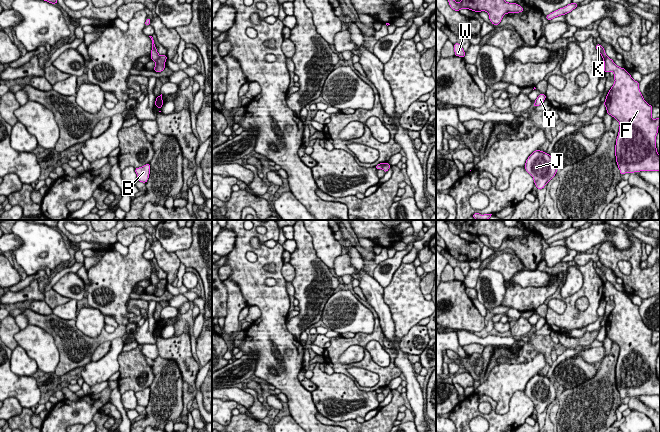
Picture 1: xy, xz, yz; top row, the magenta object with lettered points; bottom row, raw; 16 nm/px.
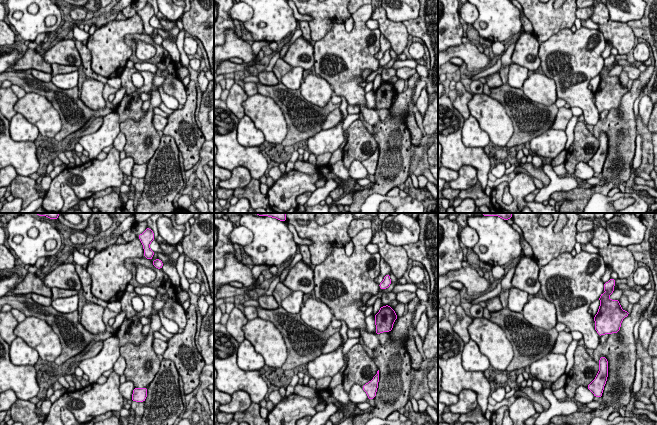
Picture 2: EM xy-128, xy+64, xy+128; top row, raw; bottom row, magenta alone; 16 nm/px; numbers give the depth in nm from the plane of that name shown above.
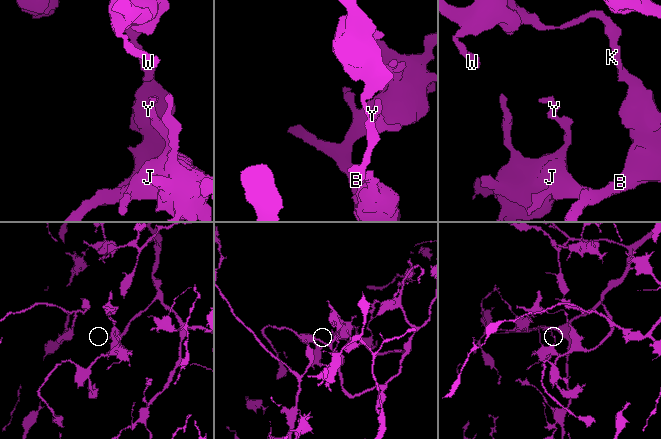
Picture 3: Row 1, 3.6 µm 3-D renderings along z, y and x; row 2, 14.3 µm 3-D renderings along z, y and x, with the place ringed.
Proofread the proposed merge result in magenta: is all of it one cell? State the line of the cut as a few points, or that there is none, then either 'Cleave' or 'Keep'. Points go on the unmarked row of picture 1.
Split along xy (160, 280), (155, 285). Cleave

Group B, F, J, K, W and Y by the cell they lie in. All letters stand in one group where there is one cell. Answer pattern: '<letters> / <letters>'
B F J Y / K W

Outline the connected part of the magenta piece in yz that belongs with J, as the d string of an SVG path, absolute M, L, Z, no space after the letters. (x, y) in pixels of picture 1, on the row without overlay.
M534 375L526 384L525 394L533 401L537 413L543 413L556 396L554 383L544 375Z

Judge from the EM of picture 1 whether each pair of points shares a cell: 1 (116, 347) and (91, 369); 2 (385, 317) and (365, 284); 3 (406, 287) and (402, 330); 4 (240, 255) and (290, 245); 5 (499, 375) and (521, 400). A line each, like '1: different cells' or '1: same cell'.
1: same cell
2: same cell
3: same cell
4: different cells
5: different cells

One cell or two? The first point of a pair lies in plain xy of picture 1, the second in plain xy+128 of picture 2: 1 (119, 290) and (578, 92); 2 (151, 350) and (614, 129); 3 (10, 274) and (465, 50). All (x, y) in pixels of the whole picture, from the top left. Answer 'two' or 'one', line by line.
1: one
2: two
3: one

